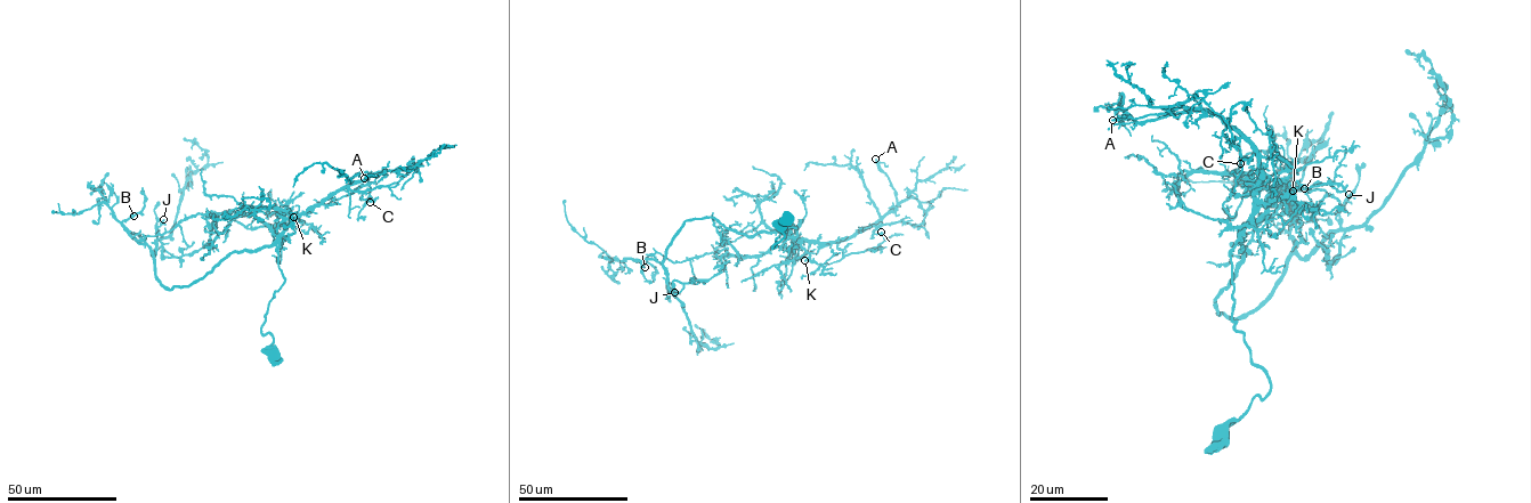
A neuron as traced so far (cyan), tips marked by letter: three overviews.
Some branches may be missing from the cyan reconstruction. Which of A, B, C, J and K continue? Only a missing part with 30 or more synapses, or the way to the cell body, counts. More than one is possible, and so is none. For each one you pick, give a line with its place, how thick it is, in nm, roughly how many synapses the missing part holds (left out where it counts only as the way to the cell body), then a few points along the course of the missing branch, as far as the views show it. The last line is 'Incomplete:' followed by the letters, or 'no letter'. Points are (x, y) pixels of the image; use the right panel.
B: (1304, 188) | 400 nm | 40 syn | (1304, 188), (1323, 221)
Incomplete: B

